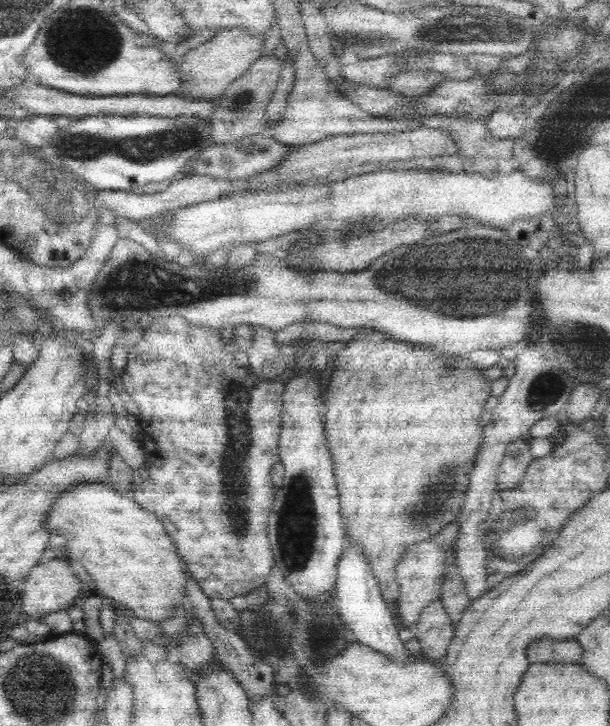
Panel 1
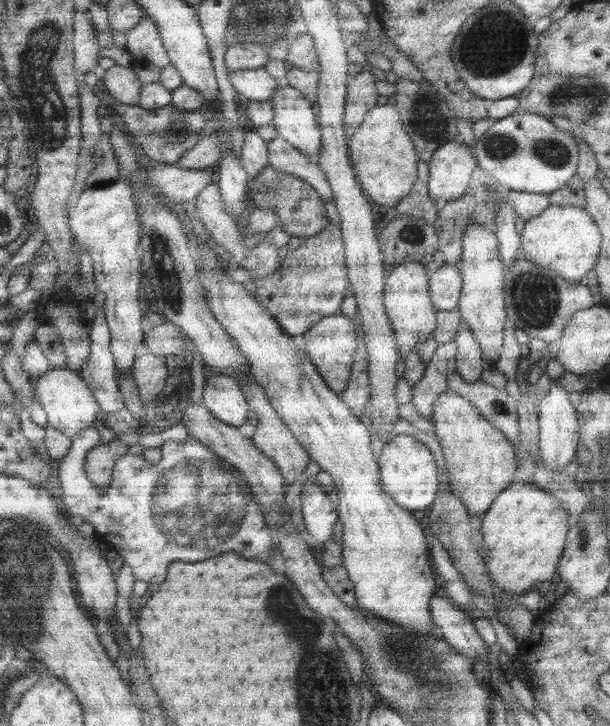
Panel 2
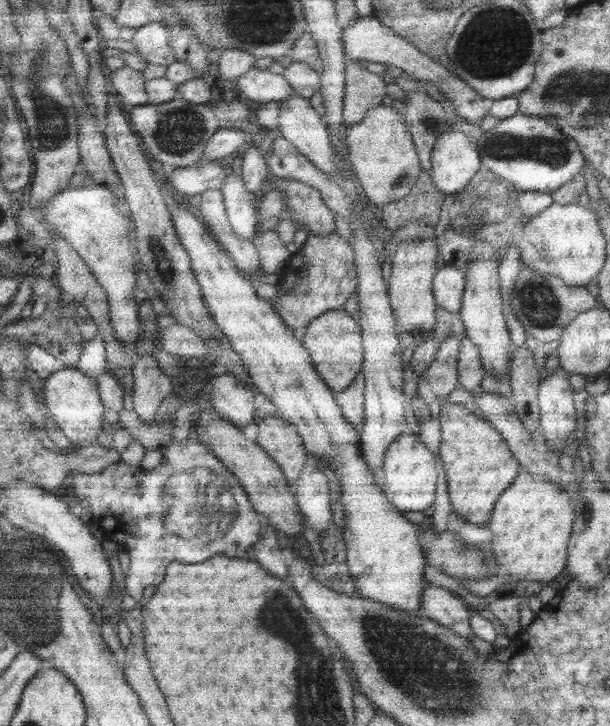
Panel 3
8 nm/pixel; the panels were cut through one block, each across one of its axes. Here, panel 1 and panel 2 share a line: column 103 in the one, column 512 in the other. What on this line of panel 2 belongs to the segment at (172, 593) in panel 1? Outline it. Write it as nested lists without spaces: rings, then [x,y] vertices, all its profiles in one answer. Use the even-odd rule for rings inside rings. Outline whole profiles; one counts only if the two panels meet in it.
[[[509,484],[481,516],[481,540],[487,552],[485,570],[509,596],[521,596],[535,584],[557,578],[557,562],[563,556],[569,532],[569,512],[553,496],[533,484]]]

